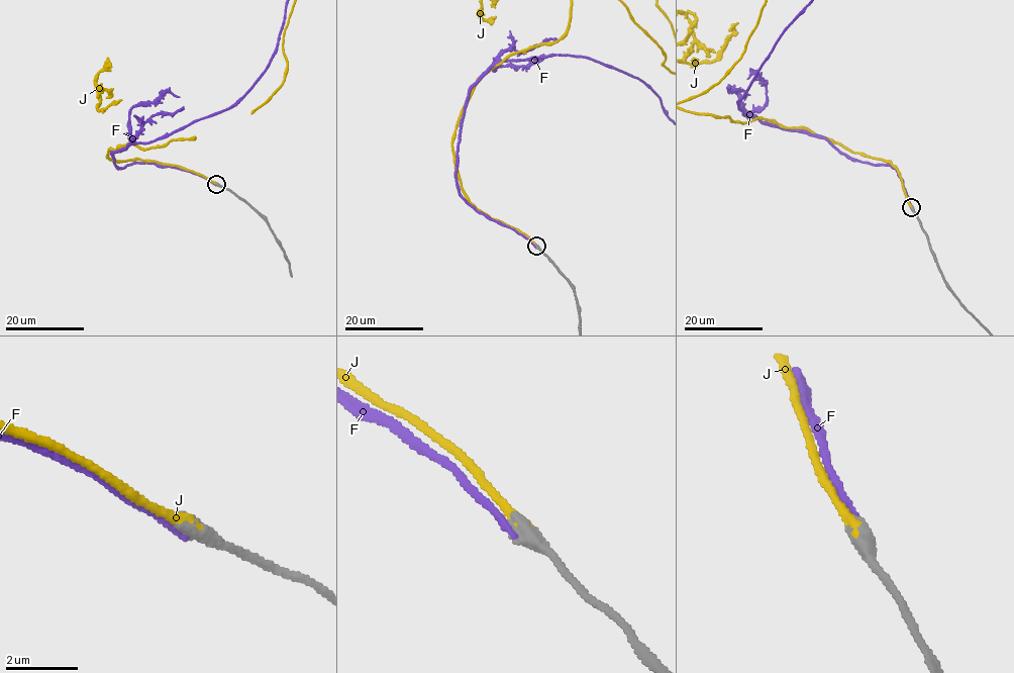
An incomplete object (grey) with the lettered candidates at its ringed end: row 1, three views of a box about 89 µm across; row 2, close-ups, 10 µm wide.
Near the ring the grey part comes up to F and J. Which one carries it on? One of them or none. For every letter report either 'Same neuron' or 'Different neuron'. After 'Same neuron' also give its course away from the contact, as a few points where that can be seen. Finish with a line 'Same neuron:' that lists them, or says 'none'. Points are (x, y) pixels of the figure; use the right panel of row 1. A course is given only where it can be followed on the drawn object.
F: Different neuron
J: Same neuron
Same neuron: J

